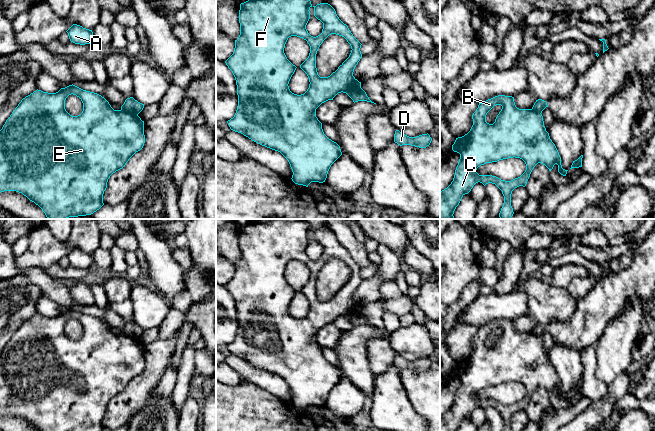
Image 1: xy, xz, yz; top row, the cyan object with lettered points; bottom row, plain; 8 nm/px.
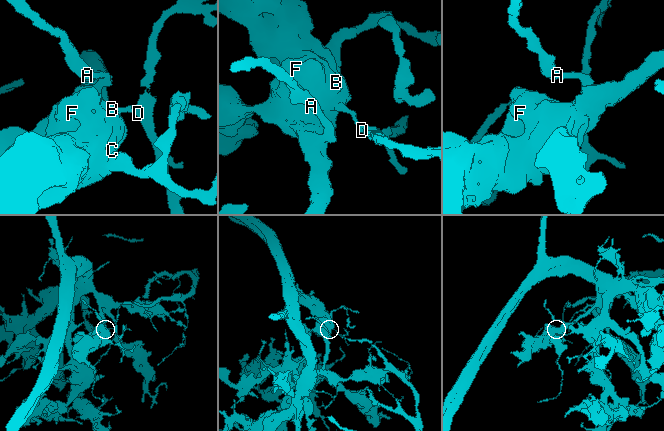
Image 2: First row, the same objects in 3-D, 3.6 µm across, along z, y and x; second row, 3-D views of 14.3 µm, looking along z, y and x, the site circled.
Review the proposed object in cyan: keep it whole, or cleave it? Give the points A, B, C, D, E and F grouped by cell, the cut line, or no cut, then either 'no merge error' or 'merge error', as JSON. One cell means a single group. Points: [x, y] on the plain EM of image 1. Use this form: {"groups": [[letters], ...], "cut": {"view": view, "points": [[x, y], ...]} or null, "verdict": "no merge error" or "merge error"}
{"groups": [["A", "B", "C", "E", "F"], ["D"]], "cut": {"view": "xy", "points": [[121, 332], [137, 339]]}, "verdict": "merge error"}

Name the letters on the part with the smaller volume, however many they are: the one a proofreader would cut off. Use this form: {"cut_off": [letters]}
{"cut_off": ["D"]}

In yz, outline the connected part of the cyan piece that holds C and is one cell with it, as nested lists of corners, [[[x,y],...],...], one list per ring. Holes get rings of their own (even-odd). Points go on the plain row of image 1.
[[[498,319],[479,327],[478,332],[472,339],[473,349],[470,355],[462,361],[456,362],[452,374],[460,378],[460,383],[455,394],[451,408],[440,415],[440,431],[457,431],[465,418],[468,418],[473,410],[480,406],[484,410],[488,407],[495,408],[504,420],[502,431],[511,430],[512,415],[519,411],[525,411],[534,391],[541,387],[551,395],[555,388],[558,389],[558,396],[566,400],[567,395],[562,392],[561,381],[550,363],[549,357],[544,350],[543,340],[533,333],[519,333],[516,331],[514,321]],[[496,329],[502,333],[497,339],[495,346],[486,346],[487,337]],[[508,382],[520,382],[526,388],[525,396],[518,402],[511,405],[501,404],[492,399],[479,399],[476,394],[486,387],[497,386]]]

